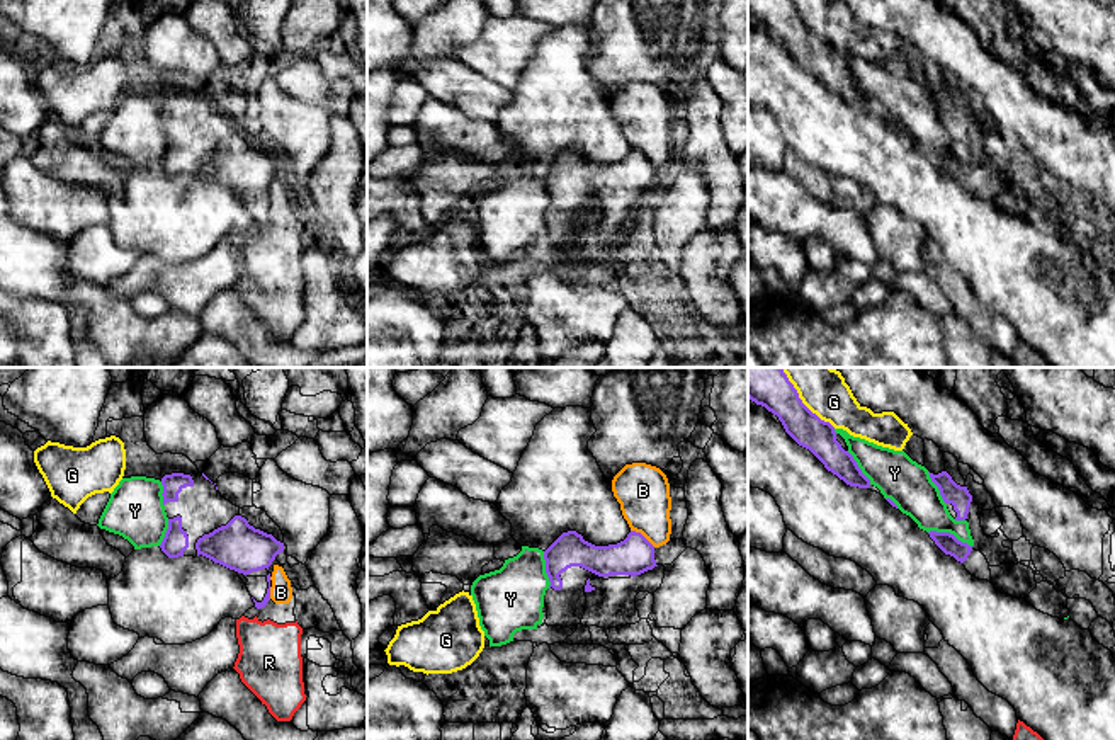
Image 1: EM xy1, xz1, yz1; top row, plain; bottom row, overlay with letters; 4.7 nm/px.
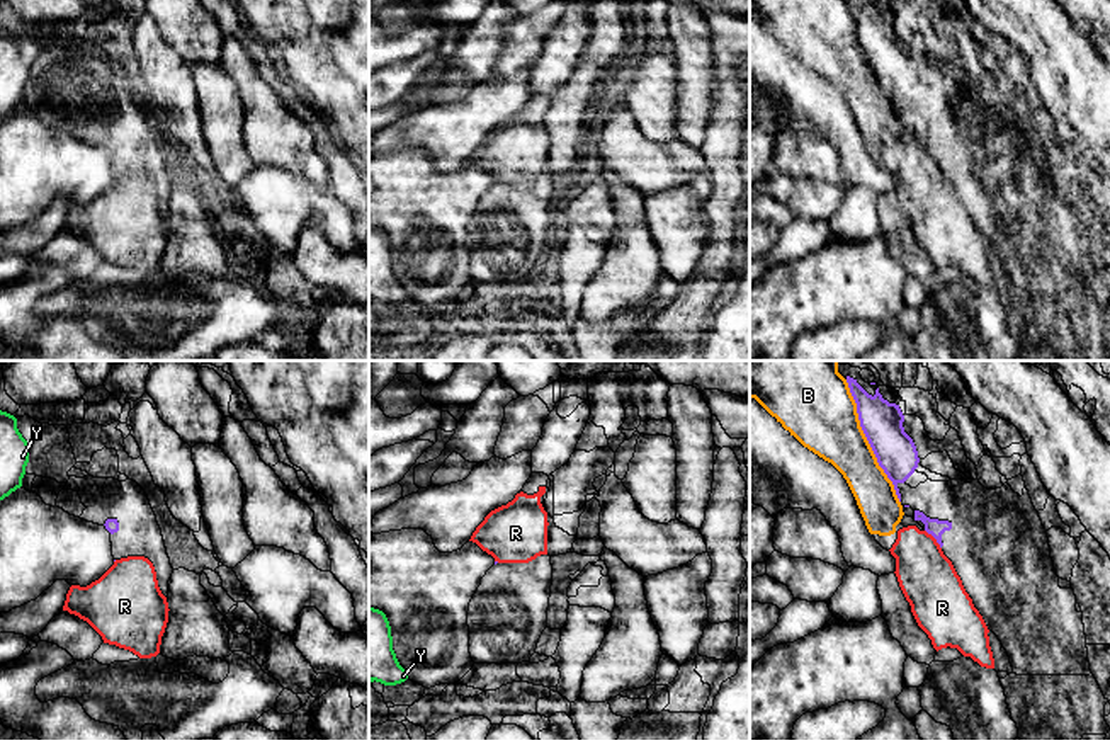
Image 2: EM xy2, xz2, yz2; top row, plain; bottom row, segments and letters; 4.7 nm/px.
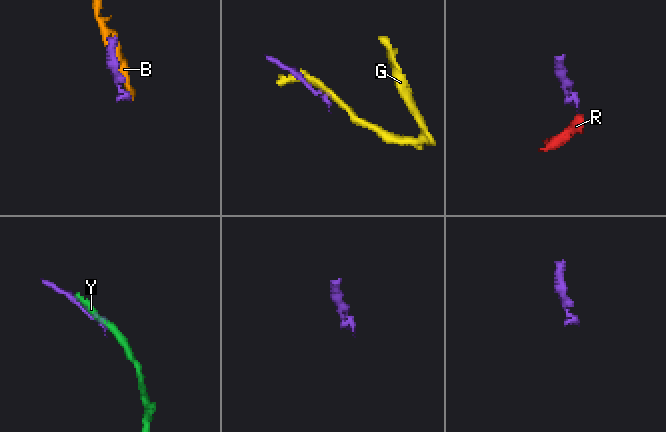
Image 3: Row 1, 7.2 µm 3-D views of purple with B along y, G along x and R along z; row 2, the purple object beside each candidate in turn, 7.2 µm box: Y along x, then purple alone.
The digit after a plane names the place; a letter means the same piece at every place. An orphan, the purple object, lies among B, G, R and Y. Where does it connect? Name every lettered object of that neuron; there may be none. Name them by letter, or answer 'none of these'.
none of these

